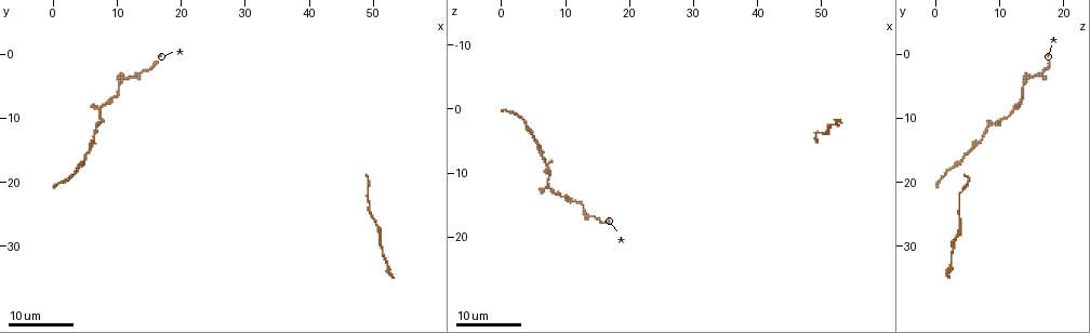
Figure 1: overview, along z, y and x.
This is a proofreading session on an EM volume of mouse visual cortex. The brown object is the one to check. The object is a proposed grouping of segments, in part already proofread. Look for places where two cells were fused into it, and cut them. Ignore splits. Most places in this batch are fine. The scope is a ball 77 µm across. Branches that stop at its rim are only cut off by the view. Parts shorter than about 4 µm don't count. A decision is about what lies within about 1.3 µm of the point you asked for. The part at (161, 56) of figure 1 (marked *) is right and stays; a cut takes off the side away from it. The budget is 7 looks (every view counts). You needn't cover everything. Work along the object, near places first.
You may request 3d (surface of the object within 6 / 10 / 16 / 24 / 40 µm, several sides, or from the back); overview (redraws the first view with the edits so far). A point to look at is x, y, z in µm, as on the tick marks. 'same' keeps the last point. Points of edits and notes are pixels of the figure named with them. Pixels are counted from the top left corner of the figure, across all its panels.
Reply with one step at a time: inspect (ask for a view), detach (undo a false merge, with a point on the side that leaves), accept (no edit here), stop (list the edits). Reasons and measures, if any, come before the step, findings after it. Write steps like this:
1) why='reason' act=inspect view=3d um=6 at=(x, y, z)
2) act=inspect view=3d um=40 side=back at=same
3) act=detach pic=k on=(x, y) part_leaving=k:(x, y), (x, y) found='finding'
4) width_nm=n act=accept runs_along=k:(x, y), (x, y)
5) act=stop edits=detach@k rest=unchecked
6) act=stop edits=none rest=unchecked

why='thin arm on a thick one' act=inspect view=3d um=16 at=(7.5, 8.5, 13.0)

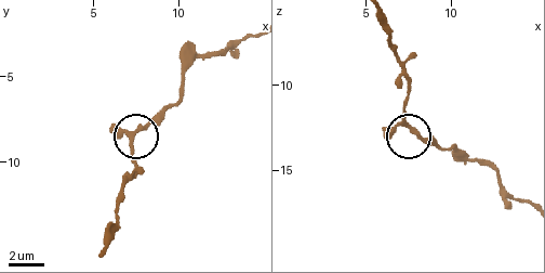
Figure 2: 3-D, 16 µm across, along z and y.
act=inspect view=3d um=6 at=(7.7, 8.2, 12.5)

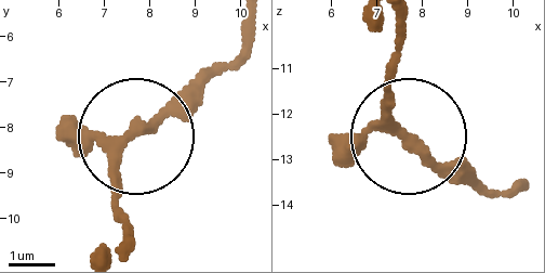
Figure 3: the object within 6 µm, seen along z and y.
arms=3 act=accept found='one cell here'

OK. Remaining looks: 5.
why='sudden change in width' act=inspect view=3d um=16 at=(10.5, 5.0, 13.5)

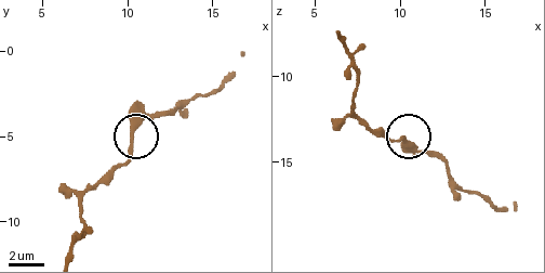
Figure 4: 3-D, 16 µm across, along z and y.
act=inspect view=3d um=6 at=(10.2, 4.5, 13.9)

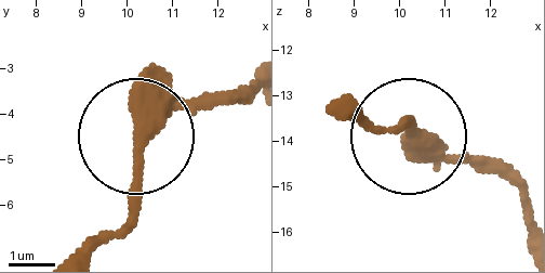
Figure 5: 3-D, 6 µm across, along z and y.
act=inspect view=3d um=6 side=back at=(10.35, 4.60, 13.80)

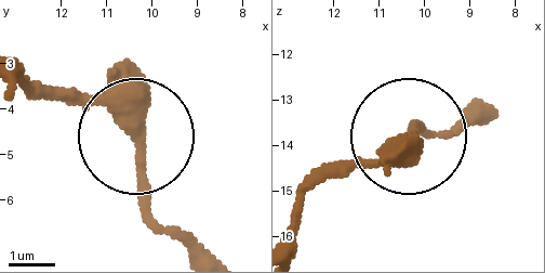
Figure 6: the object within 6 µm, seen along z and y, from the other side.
act=accept runs_along=6:(21, 80), (118, 107), (141, 142), (145, 200), (172, 232) found='all the same cell'

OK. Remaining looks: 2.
why='calibre changes' act=inspect view=3d um=16 at=(6.5, 14.0, 7.0)

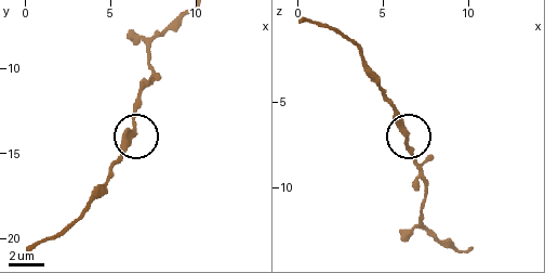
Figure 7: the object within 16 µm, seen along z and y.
act=inspect view=3d um=6 at=(6.4, 13.7, 6.9)

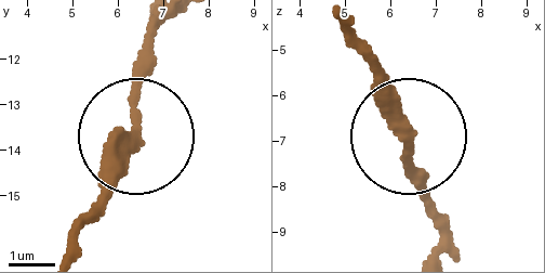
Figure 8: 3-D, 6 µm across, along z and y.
act=accept runs_along=8:(443, 224), (409, 161), (409, 131), (373, 53) found='one cell here'

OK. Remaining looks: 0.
act=stop edits=none rest=unchecked

